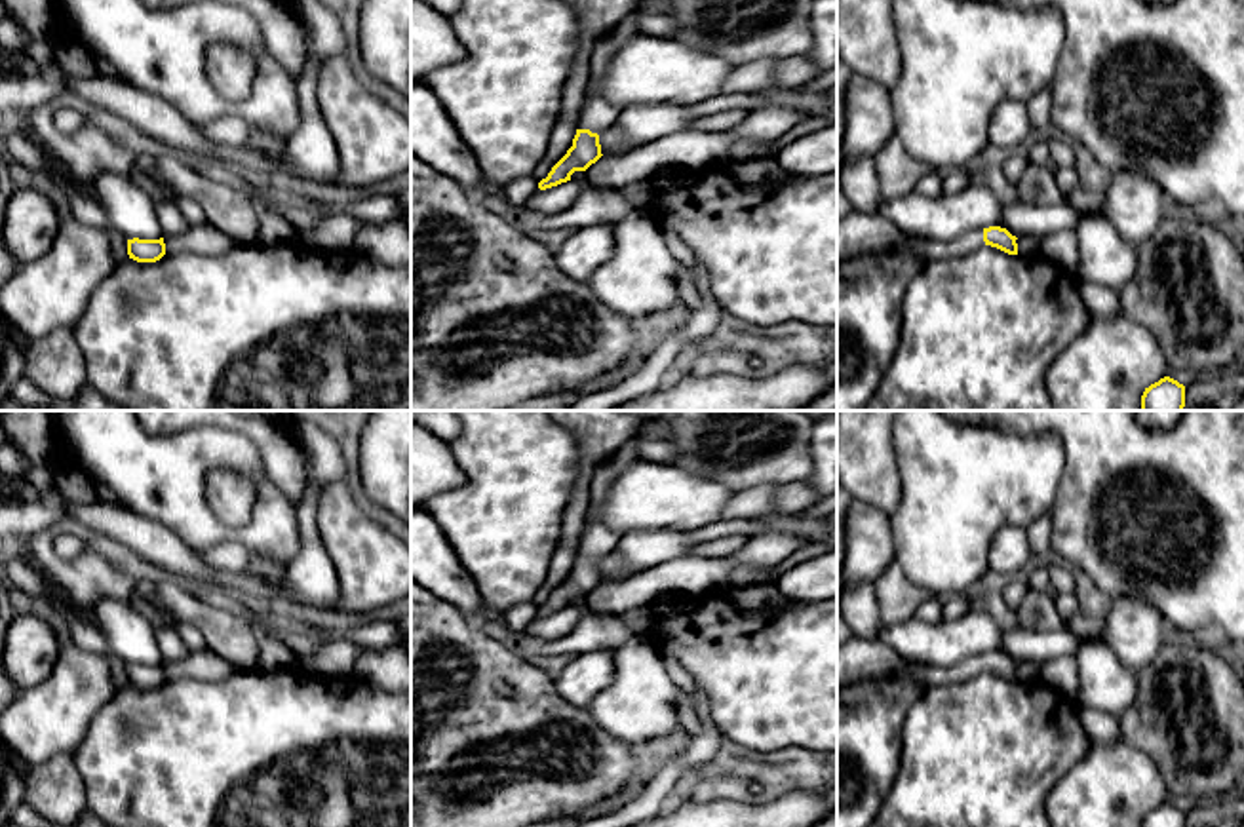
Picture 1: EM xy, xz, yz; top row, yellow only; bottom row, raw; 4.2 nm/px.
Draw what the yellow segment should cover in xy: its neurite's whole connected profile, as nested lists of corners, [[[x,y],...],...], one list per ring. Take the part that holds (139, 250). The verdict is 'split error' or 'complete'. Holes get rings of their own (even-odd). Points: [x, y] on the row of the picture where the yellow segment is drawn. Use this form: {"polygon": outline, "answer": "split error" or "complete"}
{"polygon": [[[164,238],[160,240],[127,240],[127,255],[137,262],[156,262],[165,255]]], "answer": "complete"}

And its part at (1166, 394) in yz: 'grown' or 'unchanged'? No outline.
unchanged

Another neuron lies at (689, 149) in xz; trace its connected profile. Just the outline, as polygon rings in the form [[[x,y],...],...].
[[[757,108],[732,129],[662,135],[622,156],[601,156],[586,169],[586,179],[595,188],[622,188],[668,165],[683,169],[725,165],[732,162],[730,148],[738,141],[772,141],[808,116],[807,110]]]

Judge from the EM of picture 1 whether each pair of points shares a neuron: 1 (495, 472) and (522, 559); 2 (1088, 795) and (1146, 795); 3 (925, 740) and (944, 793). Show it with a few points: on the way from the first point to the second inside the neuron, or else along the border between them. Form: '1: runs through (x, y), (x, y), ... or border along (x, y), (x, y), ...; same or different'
1: runs through (508, 493), (508, 538); same
2: runs through (1102, 795), (1132, 795); same
3: runs through (938, 753), (944, 759), (944, 780); same

